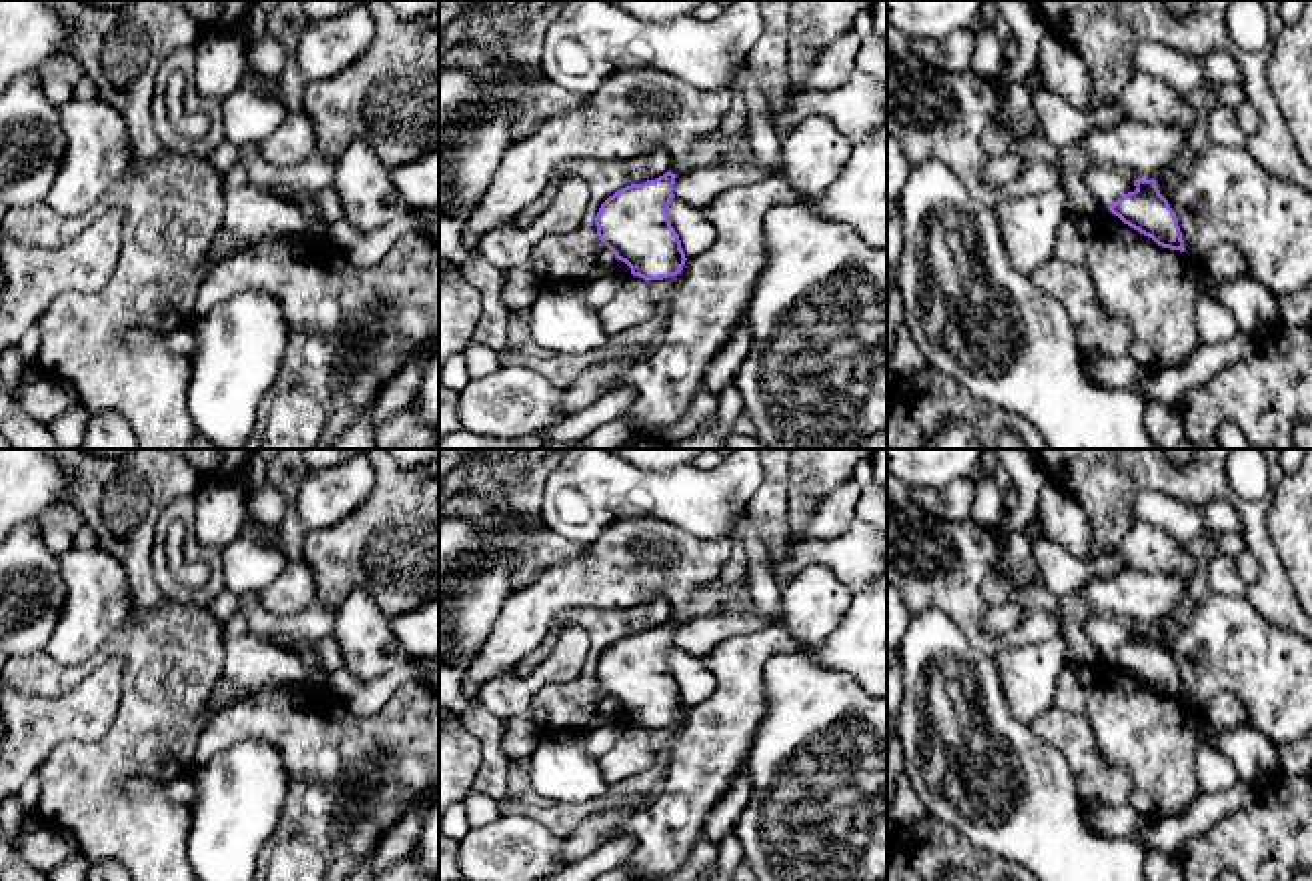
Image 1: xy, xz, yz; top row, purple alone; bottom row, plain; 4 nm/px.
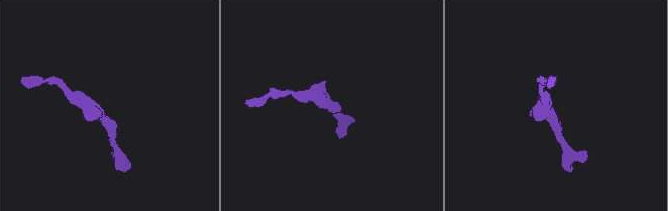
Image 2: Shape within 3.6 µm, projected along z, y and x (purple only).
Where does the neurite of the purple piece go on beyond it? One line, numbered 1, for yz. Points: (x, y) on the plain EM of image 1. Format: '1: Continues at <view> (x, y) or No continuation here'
1: No continuation here

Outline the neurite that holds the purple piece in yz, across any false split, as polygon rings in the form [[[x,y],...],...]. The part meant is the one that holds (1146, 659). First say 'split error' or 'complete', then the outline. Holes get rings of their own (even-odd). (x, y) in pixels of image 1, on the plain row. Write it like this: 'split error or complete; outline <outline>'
complete; outline [[[1134,629],[1136,639],[1124,643],[1108,659],[1124,673],[1152,687],[1158,695],[1184,701],[1176,661],[1154,629]]]

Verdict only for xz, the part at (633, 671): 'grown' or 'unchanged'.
grown

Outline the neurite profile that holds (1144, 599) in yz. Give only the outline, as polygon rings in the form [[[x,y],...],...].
[[[1132,567],[1092,579],[1076,591],[1084,601],[1084,615],[1114,615],[1136,629],[1158,629],[1178,617],[1188,595],[1184,579]]]

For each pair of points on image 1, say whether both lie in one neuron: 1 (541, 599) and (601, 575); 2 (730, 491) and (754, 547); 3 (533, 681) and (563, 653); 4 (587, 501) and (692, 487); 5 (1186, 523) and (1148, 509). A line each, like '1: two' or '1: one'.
1: one
2: two
3: one
4: one
5: one

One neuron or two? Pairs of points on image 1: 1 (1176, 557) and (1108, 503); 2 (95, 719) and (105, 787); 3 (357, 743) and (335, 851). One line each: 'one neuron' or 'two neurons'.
1: two neurons
2: two neurons
3: one neuron

